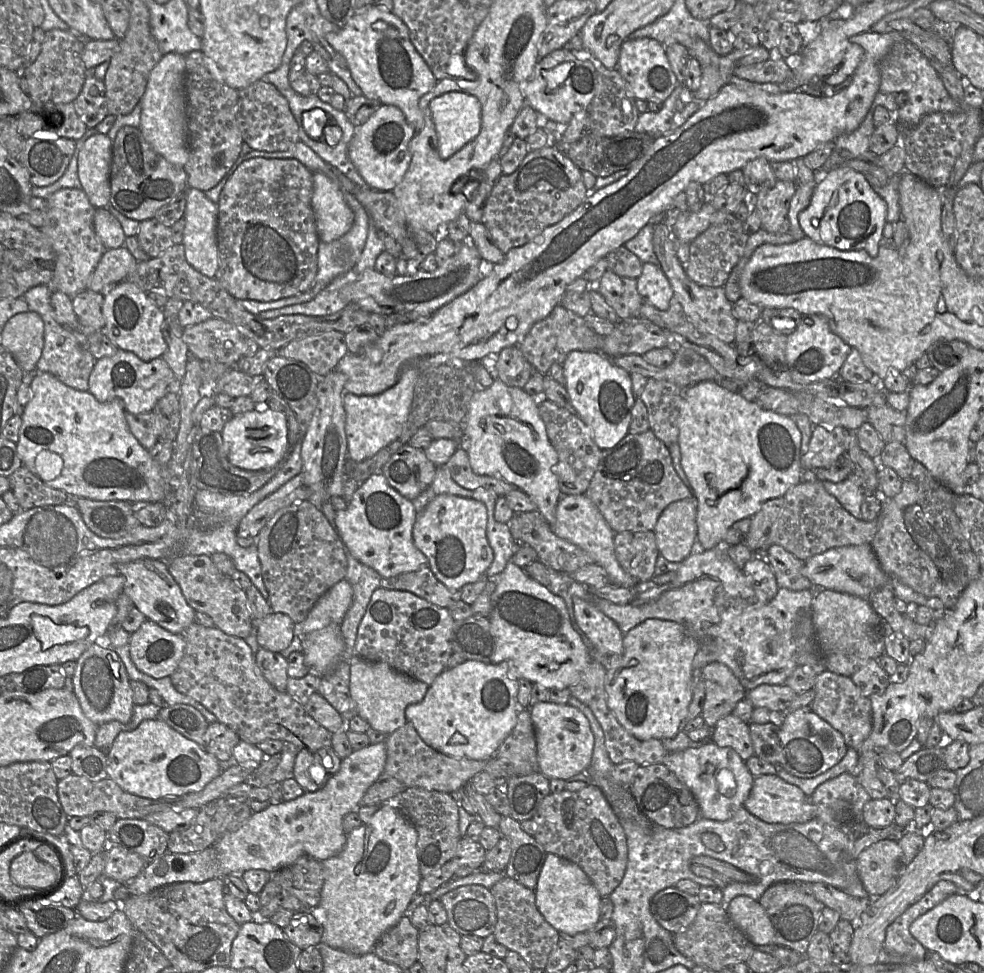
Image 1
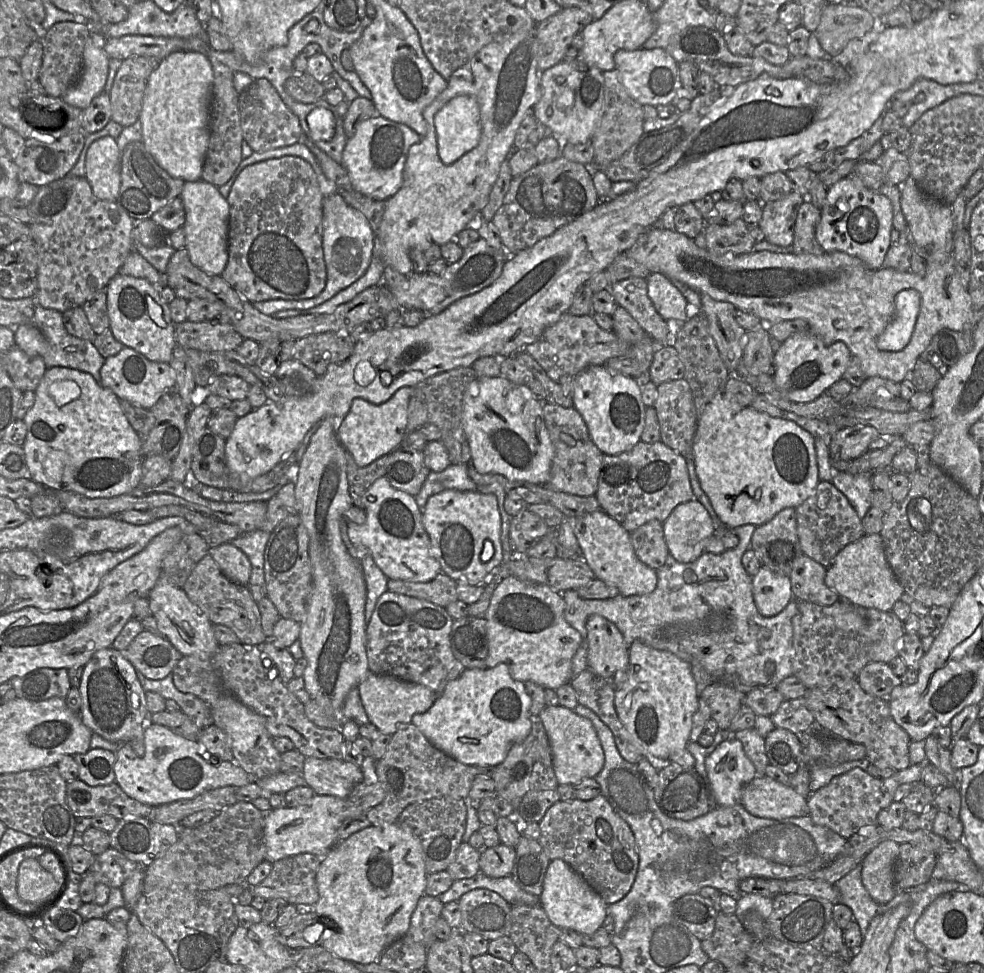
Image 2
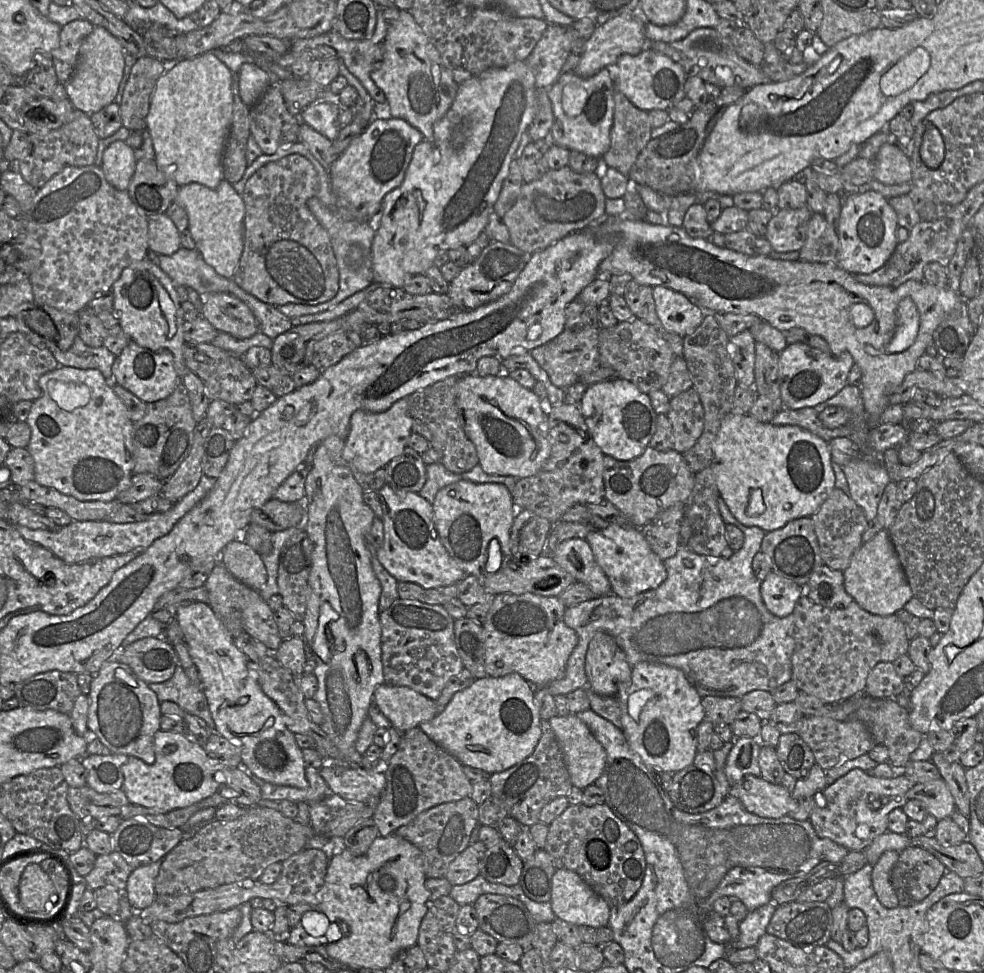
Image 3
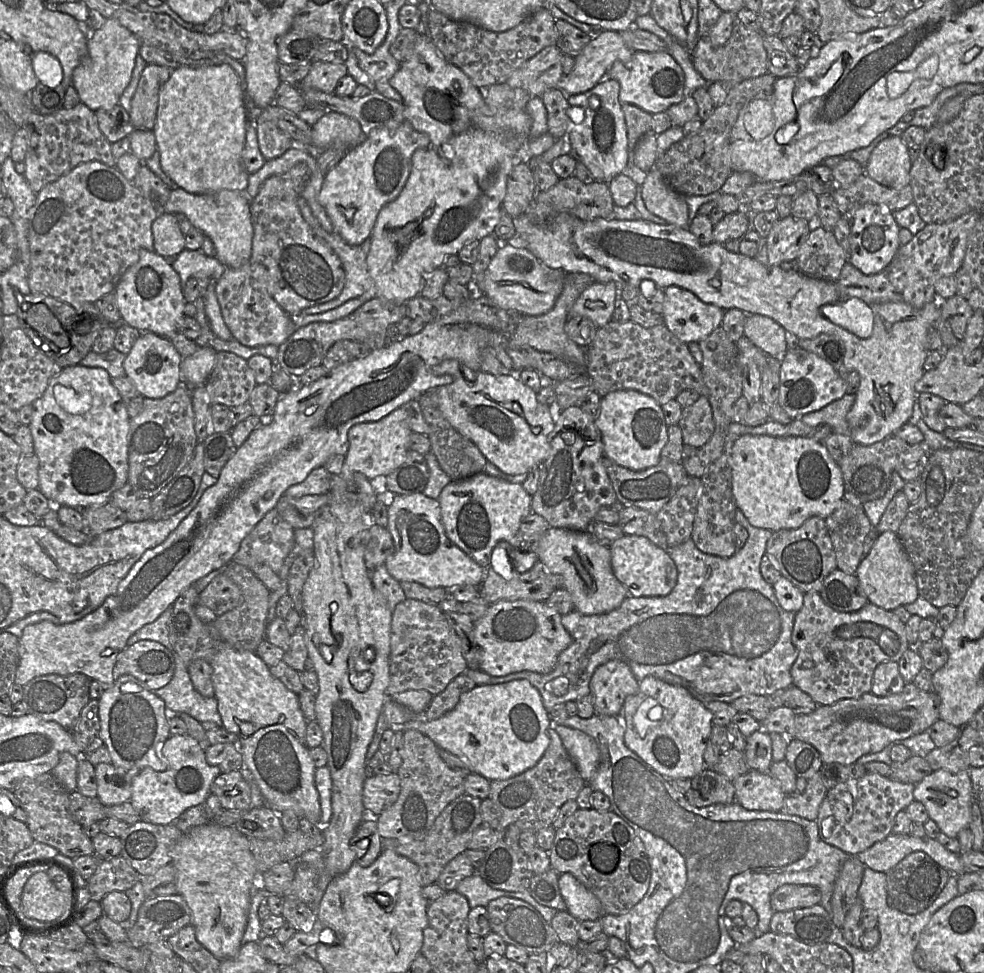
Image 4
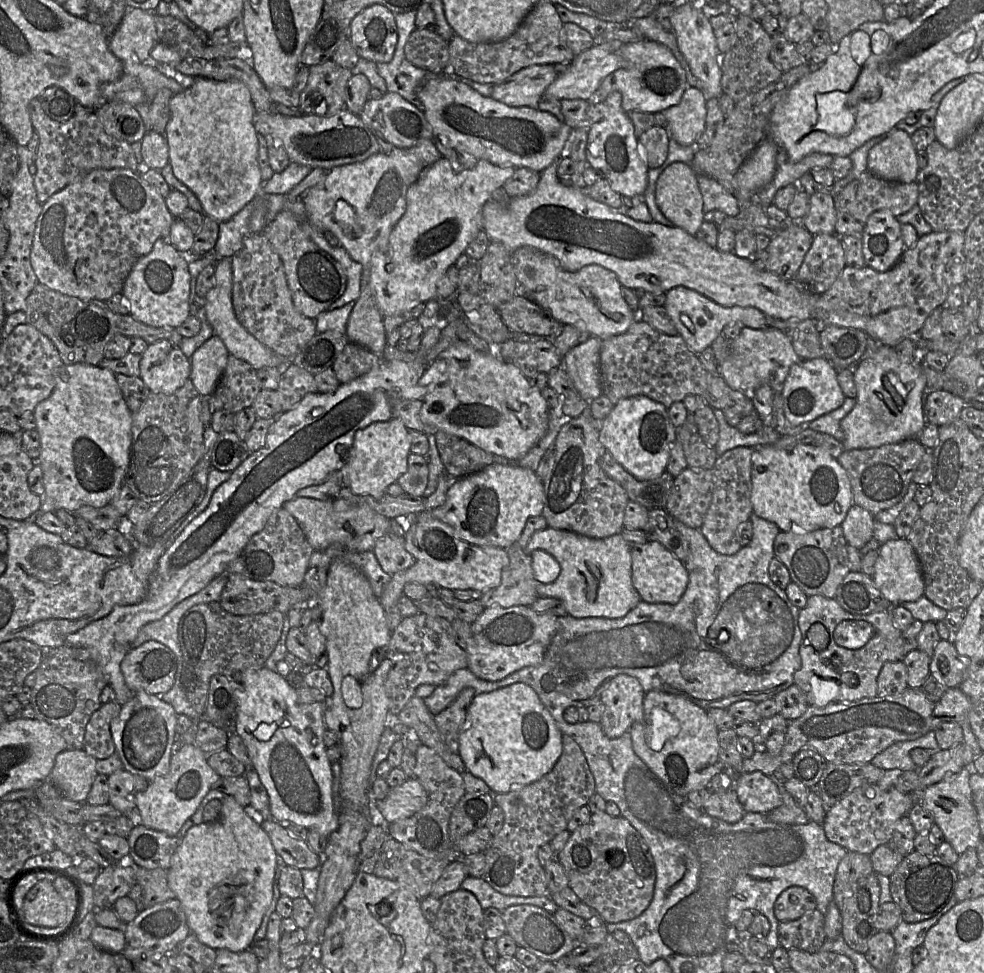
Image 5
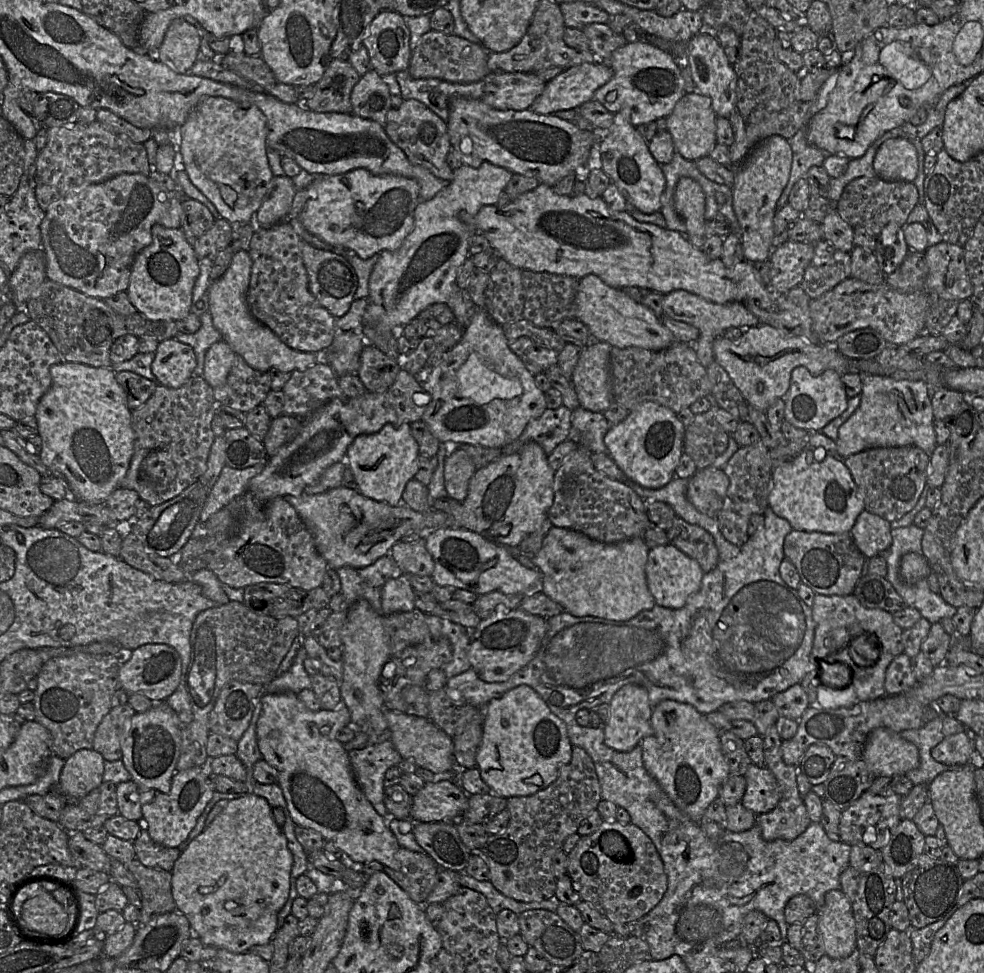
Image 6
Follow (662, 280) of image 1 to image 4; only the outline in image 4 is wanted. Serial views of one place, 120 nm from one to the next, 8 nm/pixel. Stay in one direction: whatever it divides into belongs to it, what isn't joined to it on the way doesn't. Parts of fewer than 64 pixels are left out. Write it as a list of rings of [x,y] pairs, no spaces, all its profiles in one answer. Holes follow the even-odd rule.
[[[679,286],[664,290],[664,324],[680,341],[700,342],[721,326],[724,309],[701,301]]]

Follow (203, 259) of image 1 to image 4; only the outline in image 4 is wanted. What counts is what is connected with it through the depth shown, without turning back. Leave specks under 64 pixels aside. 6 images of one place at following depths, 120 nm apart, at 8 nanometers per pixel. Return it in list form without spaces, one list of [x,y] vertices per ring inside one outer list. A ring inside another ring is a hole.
[[[183,189],[172,190],[164,213],[181,213],[194,228],[202,231],[215,248],[215,258],[226,268],[236,269],[249,262],[252,251],[253,225],[250,217],[250,197],[246,190],[221,190],[216,194],[191,194]]]

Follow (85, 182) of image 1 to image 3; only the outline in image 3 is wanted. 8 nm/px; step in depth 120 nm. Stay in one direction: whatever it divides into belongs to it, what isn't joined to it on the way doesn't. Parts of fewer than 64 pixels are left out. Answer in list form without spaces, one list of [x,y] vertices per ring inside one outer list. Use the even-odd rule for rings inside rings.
[[[124,141],[111,143],[104,151],[101,169],[117,190],[127,191],[136,168],[134,150]]]

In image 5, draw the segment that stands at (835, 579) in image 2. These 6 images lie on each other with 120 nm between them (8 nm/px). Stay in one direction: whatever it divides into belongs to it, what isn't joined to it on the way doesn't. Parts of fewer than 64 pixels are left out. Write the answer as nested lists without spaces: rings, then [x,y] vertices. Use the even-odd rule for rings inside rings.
[[[906,539],[882,544],[871,576],[874,585],[893,605],[916,601],[924,595],[924,579],[919,559]]]

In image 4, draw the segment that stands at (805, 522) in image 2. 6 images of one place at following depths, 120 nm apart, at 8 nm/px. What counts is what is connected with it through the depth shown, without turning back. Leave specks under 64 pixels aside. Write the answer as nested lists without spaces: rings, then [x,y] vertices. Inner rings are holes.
[[[843,499],[837,509],[825,518],[836,556],[837,569],[848,574],[855,574],[862,558],[863,543],[873,526],[864,512],[862,506],[854,505]]]

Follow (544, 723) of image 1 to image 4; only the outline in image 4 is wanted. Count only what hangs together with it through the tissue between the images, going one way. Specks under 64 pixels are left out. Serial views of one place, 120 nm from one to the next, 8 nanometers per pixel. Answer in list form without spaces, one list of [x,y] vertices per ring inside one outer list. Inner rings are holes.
[[[553,724],[580,775],[589,783],[597,772],[600,751],[596,741],[585,732],[561,724]]]

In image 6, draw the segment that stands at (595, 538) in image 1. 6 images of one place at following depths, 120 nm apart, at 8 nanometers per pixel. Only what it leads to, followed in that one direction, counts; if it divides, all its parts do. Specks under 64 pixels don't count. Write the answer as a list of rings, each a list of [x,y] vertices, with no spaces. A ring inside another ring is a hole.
[[[672,544],[649,549],[645,567],[648,588],[659,606],[679,609],[698,592],[701,587],[703,570],[695,559],[690,558]]]

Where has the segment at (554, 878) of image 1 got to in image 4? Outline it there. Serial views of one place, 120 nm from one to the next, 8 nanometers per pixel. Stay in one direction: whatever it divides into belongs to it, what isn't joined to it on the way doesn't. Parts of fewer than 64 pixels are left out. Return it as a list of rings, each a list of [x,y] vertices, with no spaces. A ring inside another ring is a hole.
[[[571,873],[559,874],[558,885],[566,910],[579,921],[597,920],[604,915],[599,899]]]

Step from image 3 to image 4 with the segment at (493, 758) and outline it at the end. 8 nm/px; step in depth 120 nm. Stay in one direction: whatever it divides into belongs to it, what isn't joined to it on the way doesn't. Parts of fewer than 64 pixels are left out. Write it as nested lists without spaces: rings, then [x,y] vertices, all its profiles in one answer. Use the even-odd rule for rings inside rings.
[[[526,679],[500,684],[476,685],[463,694],[459,703],[442,717],[427,721],[417,717],[397,727],[418,730],[440,749],[458,757],[472,773],[489,781],[507,780],[534,767],[550,744],[549,728],[553,722],[539,690]]]

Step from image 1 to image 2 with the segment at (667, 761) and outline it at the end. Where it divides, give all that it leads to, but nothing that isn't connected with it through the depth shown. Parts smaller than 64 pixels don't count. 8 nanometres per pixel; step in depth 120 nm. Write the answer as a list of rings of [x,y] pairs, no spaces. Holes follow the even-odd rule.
[[[735,738],[722,741],[707,756],[705,769],[716,806],[741,803],[743,788],[757,777],[755,766]]]

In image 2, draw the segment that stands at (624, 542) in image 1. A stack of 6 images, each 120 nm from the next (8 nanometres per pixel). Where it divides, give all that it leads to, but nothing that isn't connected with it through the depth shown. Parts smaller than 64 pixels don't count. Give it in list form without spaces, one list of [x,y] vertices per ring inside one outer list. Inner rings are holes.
[[[651,520],[630,533],[635,554],[641,562],[657,570],[666,560],[669,550],[664,538],[663,522]]]

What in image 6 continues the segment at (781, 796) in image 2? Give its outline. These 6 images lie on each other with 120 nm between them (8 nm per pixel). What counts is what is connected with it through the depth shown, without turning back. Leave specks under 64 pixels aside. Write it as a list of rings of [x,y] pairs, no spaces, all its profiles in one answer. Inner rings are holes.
[[[750,764],[746,773],[746,790],[742,804],[756,815],[774,809],[780,798],[781,789],[773,772],[767,768]]]

